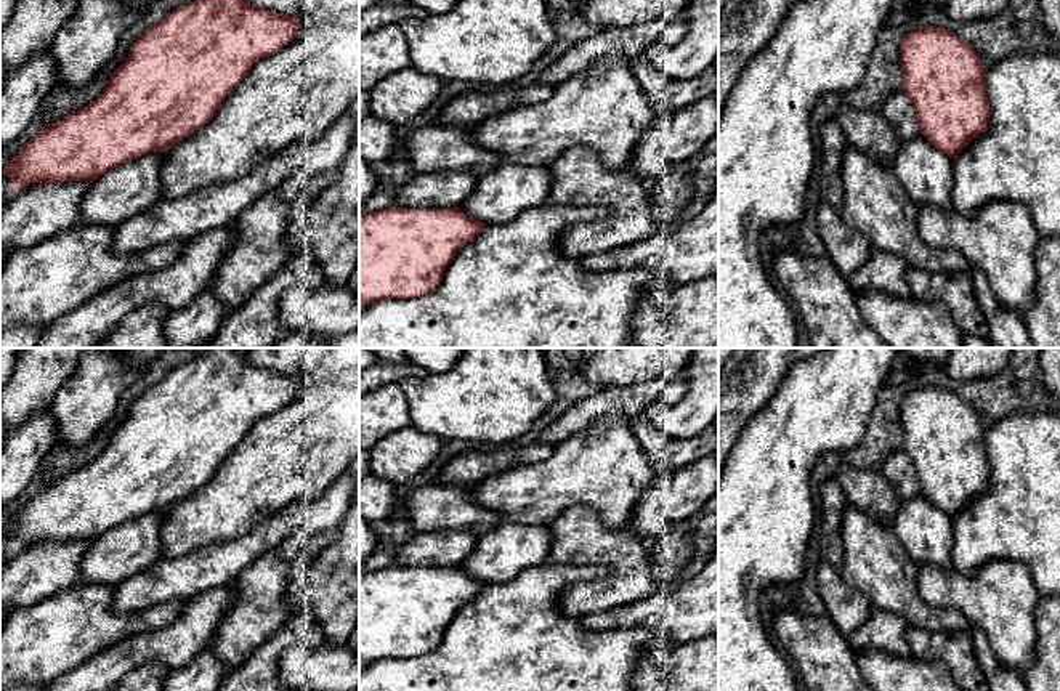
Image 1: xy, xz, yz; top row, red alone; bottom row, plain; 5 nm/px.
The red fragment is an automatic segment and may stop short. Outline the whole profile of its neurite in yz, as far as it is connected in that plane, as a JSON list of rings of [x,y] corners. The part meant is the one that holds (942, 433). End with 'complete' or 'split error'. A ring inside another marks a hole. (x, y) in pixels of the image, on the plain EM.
[[[935,385],[903,396],[900,422],[920,494],[901,502],[893,531],[917,564],[951,568],[953,518],[988,489],[986,426],[972,404]]]; split error

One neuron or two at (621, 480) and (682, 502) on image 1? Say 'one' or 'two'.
two

